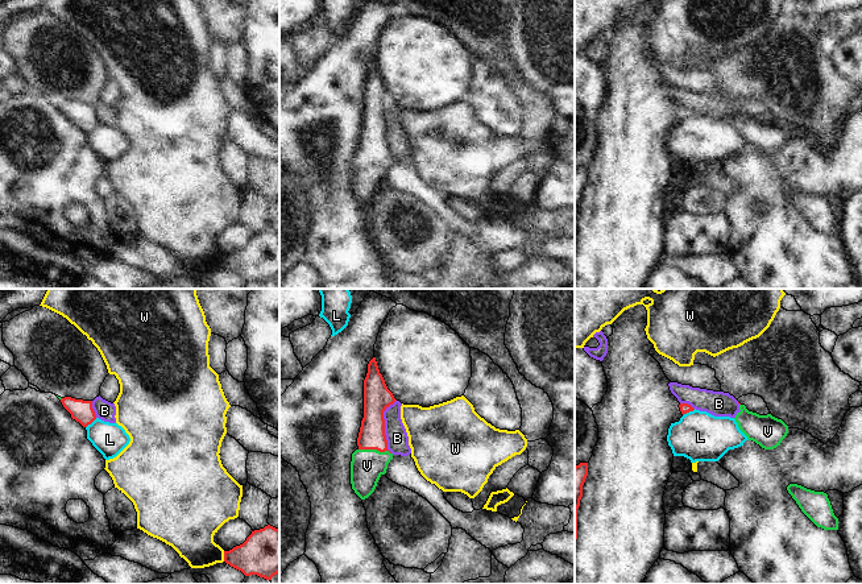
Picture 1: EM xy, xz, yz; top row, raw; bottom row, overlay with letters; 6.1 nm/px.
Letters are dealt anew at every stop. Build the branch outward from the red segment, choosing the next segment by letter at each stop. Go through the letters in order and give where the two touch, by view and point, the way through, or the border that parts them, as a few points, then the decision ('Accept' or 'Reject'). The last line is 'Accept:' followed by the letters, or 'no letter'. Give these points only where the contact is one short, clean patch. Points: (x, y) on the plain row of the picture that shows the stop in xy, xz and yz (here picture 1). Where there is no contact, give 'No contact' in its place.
B: Touches red at xz (384, 131). Boundary: xz (396, 104), (384, 116), (384, 139), (386, 152), (392, 157). Reject
L: Touches red at yz (688, 116). Reject
V: Touches red at xz (374, 153). Path across: xz (372, 140), (374, 153), (373, 161), (367, 170). Accept
W: Touches red at xy (224, 261). Reject
Accept: V.

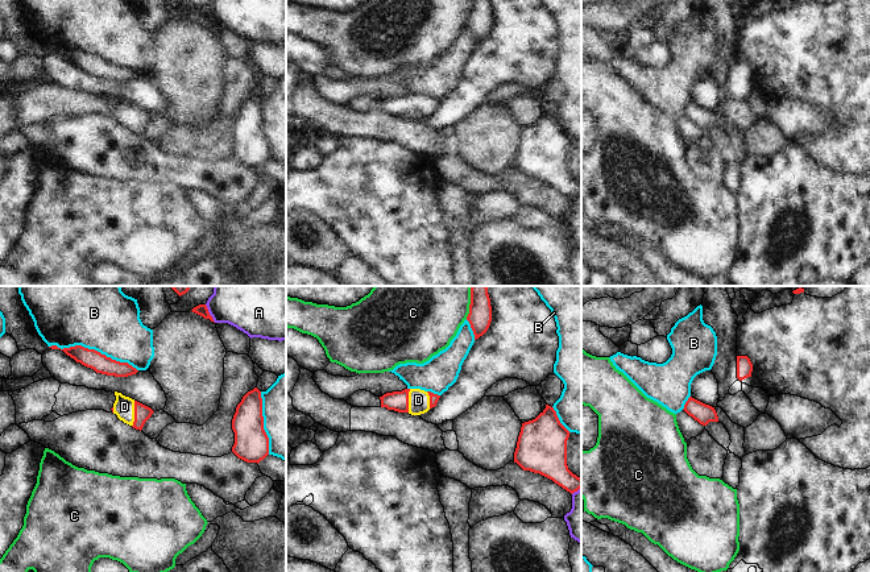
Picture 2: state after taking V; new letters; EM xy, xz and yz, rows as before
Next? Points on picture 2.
A: Touches red at xy (208, 19). Reject
B: Touches red at xy (94, 54). Reject
C: Touches red at xz (469, 12). Reject
D: Touches red at xy (135, 119). Path across: xy (143, 117), (135, 119), (124, 111). Accept
Accept: D.

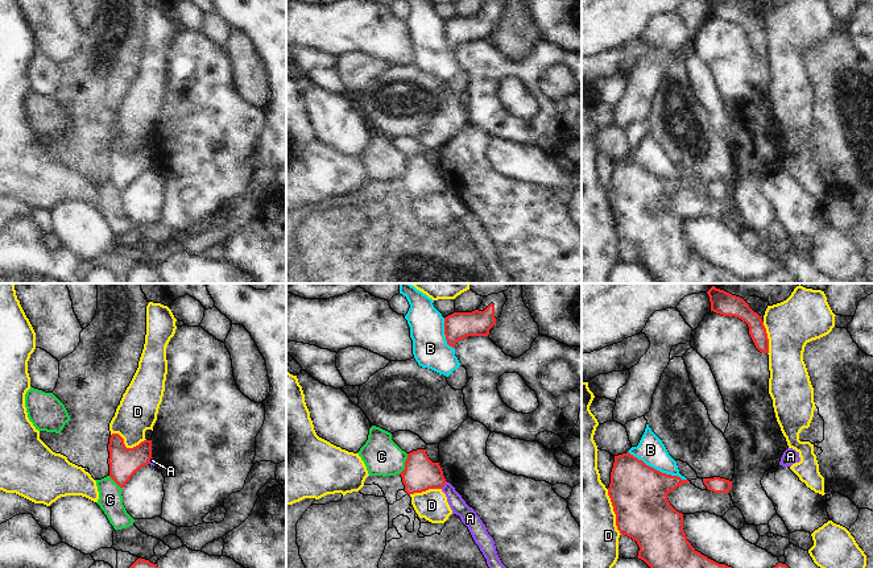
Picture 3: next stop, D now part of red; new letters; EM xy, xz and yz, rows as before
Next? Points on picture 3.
A: Touches red at xz (443, 190). Boundary: xz (446, 186), (441, 193). Reject
B: Touches red at yz (656, 174). Boundary: yz (628, 156), (646, 169), (686, 185). Reject
C: Touches red at xz (405, 169). Reject
D: Touches red at yz (613, 215). Reject
Accept: no letter.

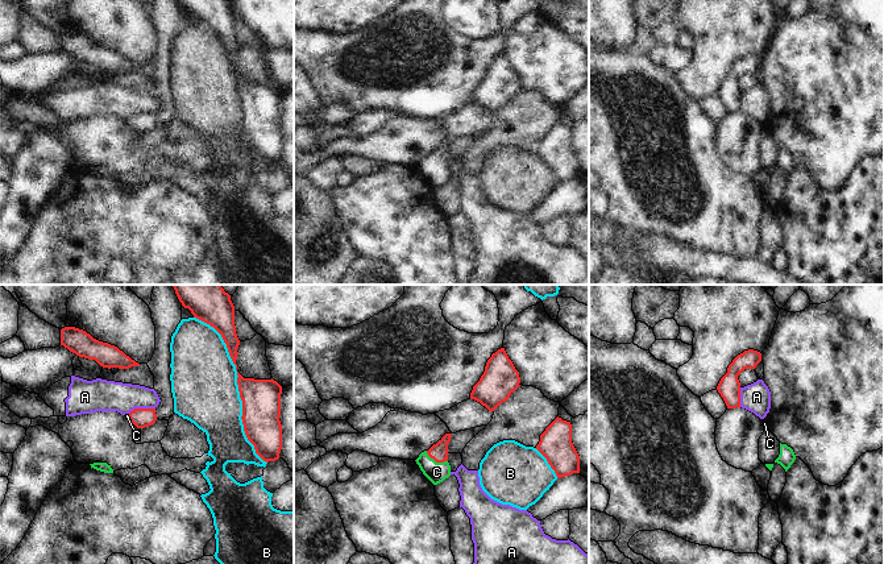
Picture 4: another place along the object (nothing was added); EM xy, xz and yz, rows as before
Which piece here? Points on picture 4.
A: Touches red at xy (140, 113). Reject
B: Touches red at xy (239, 91). Reject
C: Touches red at xz (436, 166). Path across: xz (439, 157), (436, 166), (436, 177). Accept
Accept: C.

